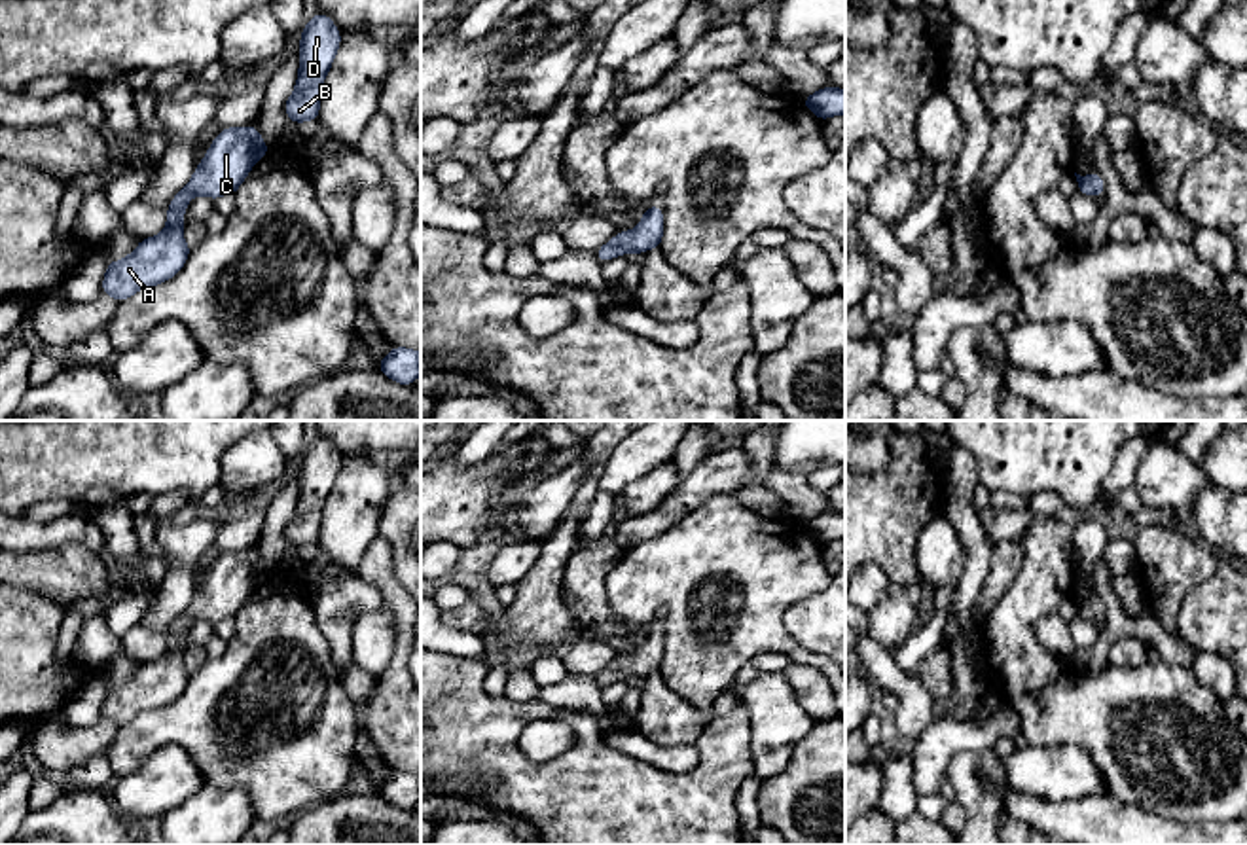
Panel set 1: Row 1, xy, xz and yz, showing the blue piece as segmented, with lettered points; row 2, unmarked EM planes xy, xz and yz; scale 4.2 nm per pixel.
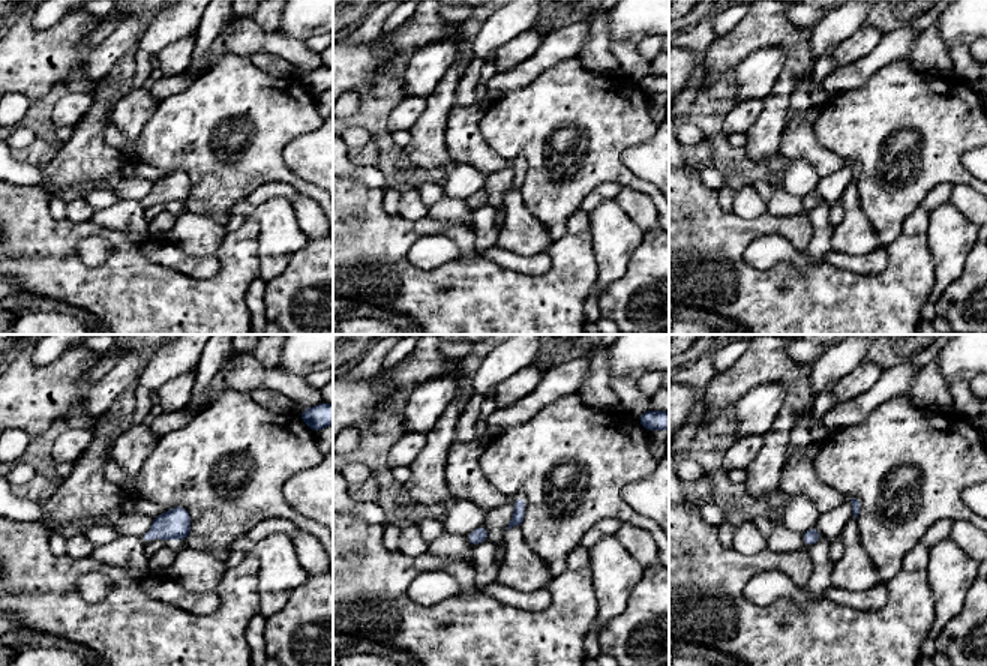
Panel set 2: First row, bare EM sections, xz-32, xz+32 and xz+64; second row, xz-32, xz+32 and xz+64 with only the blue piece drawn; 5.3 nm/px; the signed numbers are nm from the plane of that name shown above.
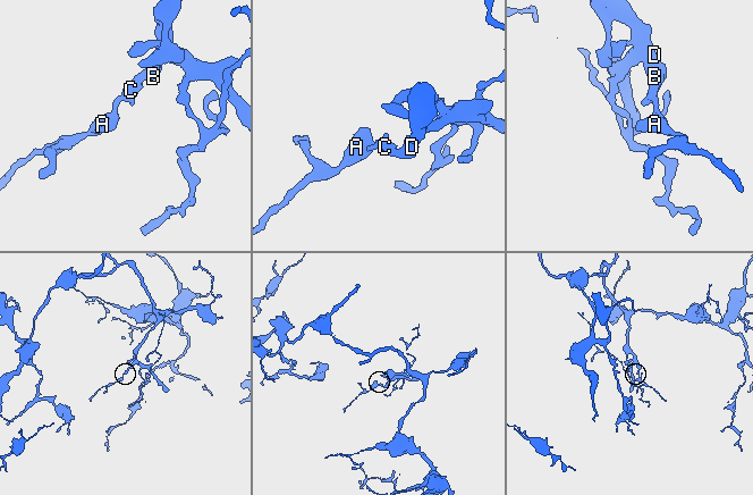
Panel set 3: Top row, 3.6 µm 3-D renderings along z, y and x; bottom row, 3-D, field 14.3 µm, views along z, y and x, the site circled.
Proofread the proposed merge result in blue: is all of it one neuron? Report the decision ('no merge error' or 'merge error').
no merge error

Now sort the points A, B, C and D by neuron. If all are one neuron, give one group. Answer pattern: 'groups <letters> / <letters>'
groups A B C D

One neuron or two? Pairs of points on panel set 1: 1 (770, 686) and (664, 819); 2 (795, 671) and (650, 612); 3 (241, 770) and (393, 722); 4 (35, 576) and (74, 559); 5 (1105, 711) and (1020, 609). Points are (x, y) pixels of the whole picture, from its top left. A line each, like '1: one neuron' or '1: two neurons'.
1: two neurons
2: two neurons
3: one neuron
4: one neuron
5: one neuron

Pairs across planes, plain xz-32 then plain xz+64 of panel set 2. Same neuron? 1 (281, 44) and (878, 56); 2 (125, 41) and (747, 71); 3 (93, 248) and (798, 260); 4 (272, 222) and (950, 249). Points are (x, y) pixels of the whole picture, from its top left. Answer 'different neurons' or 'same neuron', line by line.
1: same neuron
2: same neuron
3: same neuron
4: same neuron

